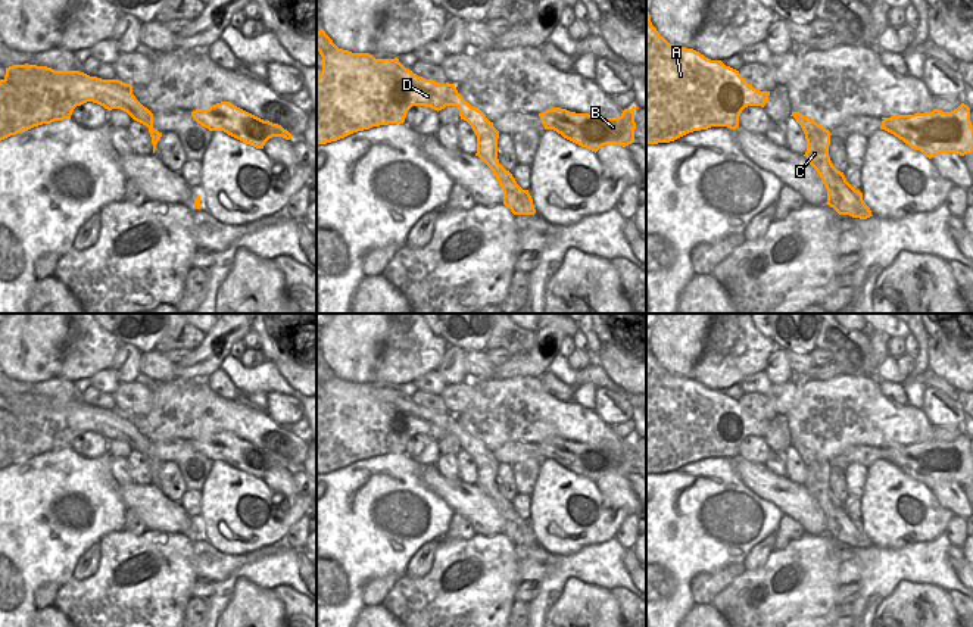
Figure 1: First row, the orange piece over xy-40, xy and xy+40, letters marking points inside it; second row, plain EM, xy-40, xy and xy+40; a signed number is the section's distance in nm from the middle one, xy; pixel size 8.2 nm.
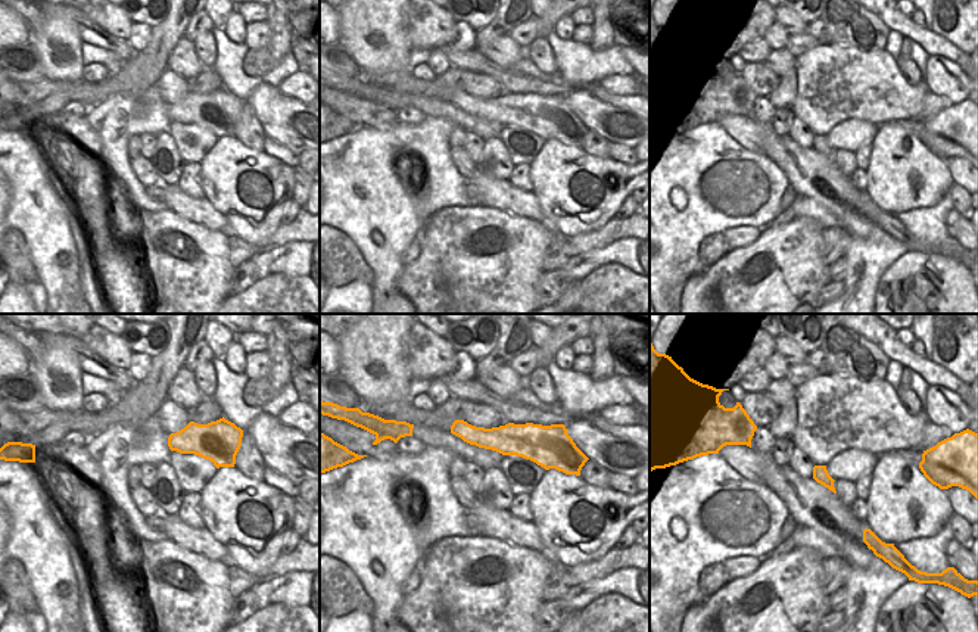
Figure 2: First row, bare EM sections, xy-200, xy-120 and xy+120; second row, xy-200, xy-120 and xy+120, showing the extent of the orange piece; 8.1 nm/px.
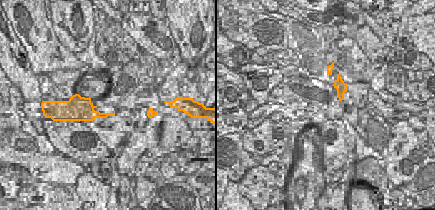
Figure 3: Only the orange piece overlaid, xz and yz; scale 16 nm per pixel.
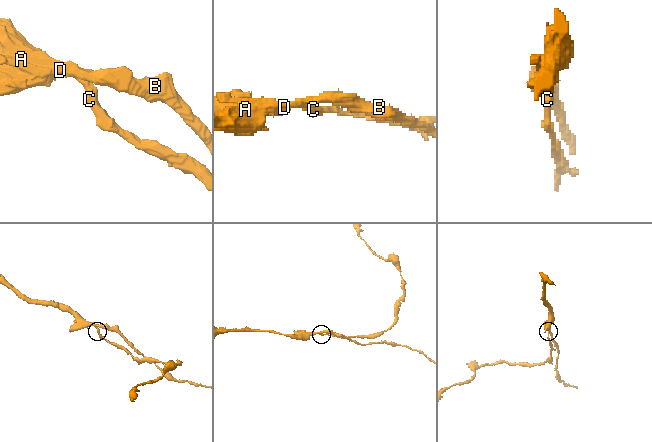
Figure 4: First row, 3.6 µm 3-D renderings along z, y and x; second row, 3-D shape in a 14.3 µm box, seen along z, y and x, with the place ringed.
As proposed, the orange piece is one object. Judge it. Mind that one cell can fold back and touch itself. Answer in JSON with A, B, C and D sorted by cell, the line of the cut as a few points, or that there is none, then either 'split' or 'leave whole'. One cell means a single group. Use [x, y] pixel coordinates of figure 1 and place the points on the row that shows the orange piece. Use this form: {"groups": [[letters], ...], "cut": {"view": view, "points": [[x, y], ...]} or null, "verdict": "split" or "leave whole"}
{"groups": [["A", "B", "D"], ["C"]], "cut": {"view": "xy", "points": [[489, 121], [477, 136]]}, "verdict": "split"}

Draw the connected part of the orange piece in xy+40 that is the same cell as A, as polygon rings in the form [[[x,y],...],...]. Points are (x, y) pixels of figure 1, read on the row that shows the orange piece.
[[[646,1],[646,144],[711,127],[736,130],[742,110],[764,107],[768,96],[721,60],[670,44],[652,25]]]

